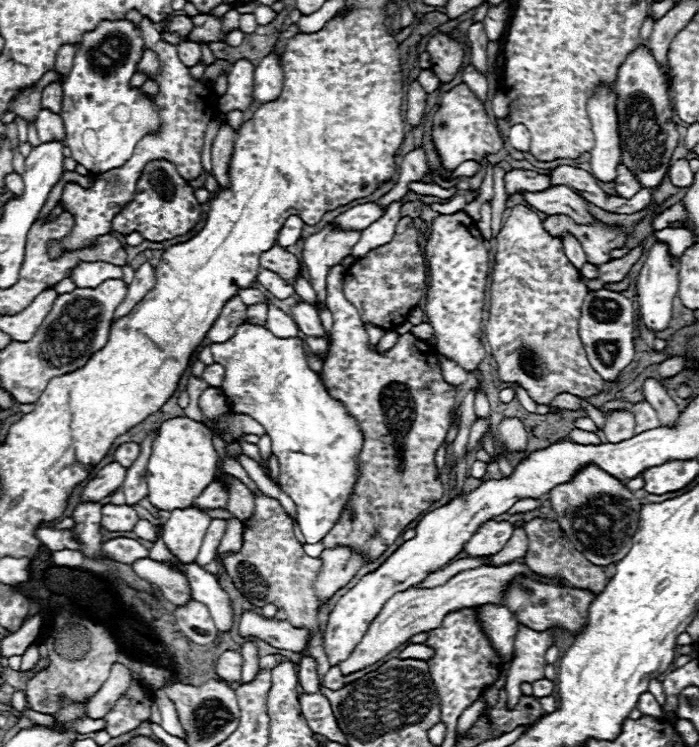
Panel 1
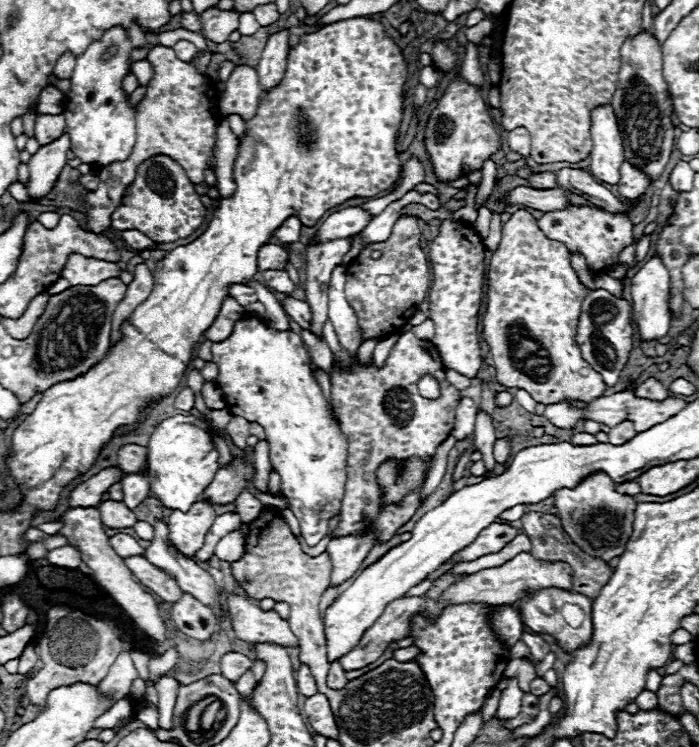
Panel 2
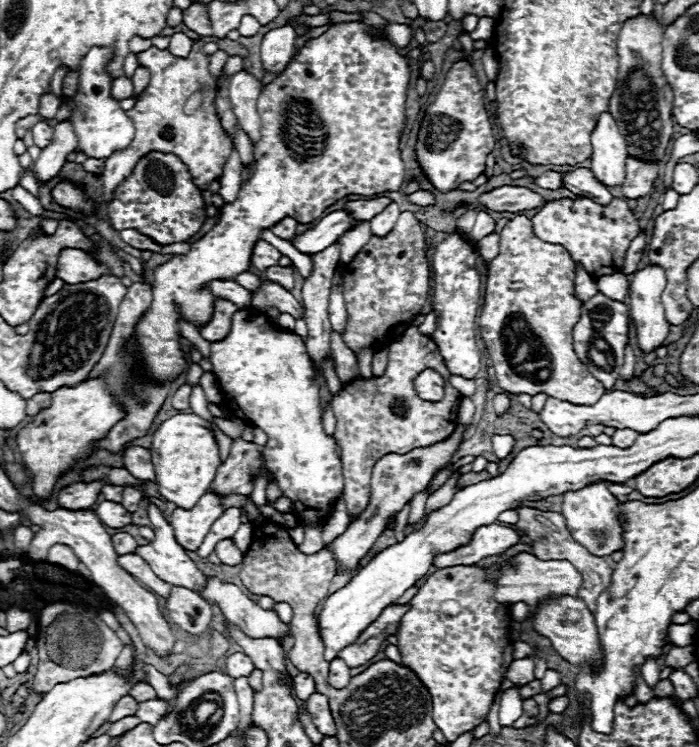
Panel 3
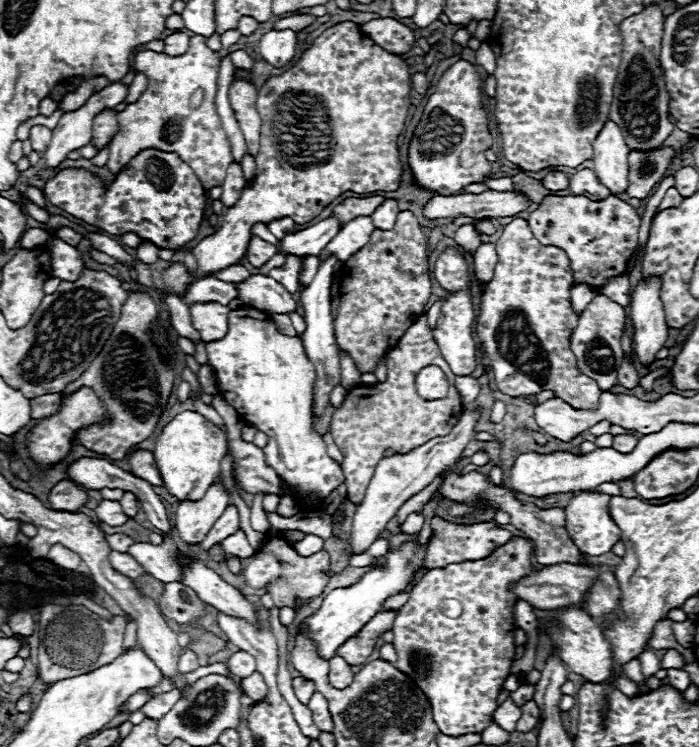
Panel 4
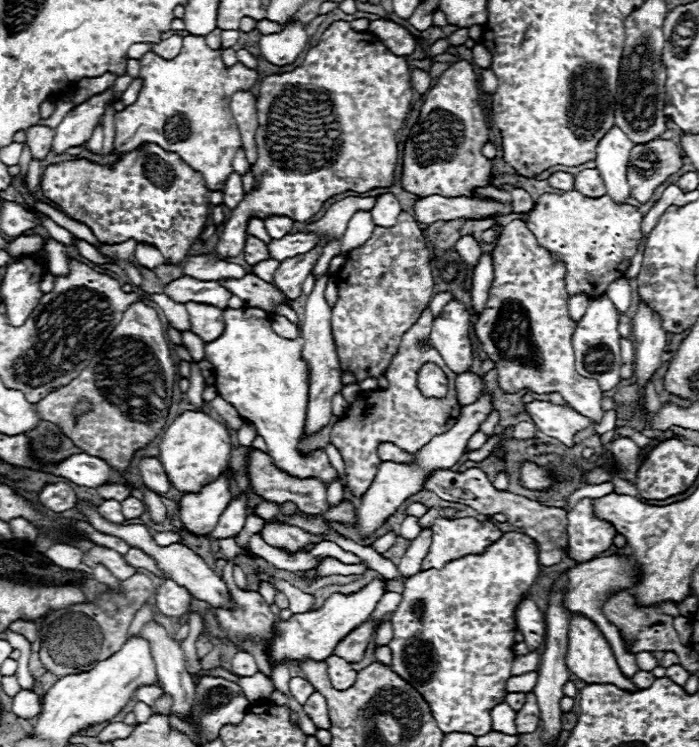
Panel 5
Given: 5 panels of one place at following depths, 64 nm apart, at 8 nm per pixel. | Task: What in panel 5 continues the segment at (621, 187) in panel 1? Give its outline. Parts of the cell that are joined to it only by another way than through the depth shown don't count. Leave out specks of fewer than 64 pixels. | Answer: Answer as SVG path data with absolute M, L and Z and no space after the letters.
M656 138L648 144L634 144L628 160L630 196L648 202L652 192L682 168L682 154L672 140Z

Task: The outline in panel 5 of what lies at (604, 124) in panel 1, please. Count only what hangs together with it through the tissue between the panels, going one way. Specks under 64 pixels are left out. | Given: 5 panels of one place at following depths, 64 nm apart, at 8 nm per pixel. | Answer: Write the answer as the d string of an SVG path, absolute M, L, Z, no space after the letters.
M614 126L596 146L596 168L604 180L606 194L616 204L626 204L626 200L630 198L626 170L632 146L634 144L624 136L618 126Z

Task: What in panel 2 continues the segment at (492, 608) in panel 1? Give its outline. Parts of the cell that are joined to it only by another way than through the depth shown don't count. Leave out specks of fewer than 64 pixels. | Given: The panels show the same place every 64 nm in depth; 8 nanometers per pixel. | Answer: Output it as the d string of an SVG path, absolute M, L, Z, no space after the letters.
M512 606L496 608L496 612L492 616L492 624L494 624L494 630L496 630L498 638L502 642L506 642L508 646L514 646L522 636L522 626L524 624L522 624L520 614Z

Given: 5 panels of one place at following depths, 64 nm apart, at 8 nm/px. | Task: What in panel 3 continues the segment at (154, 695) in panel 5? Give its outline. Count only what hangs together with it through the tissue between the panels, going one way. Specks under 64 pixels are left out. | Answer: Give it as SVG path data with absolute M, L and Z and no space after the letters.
M124 696L122 700L118 700L118 704L116 704L116 708L112 710L108 722L116 722L116 720L120 720L120 718L124 718L124 716L134 716L136 710L138 710L138 702L136 702L132 696Z

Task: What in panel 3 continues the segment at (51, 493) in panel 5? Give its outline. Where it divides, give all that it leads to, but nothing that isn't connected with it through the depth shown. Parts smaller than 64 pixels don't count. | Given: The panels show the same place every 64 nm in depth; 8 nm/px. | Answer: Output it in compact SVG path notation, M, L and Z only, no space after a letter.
M76 482L76 484L64 486L56 494L58 506L66 508L66 510L86 510L86 508L90 508L96 502L102 486L104 484L100 484L100 482L92 482L92 484Z

